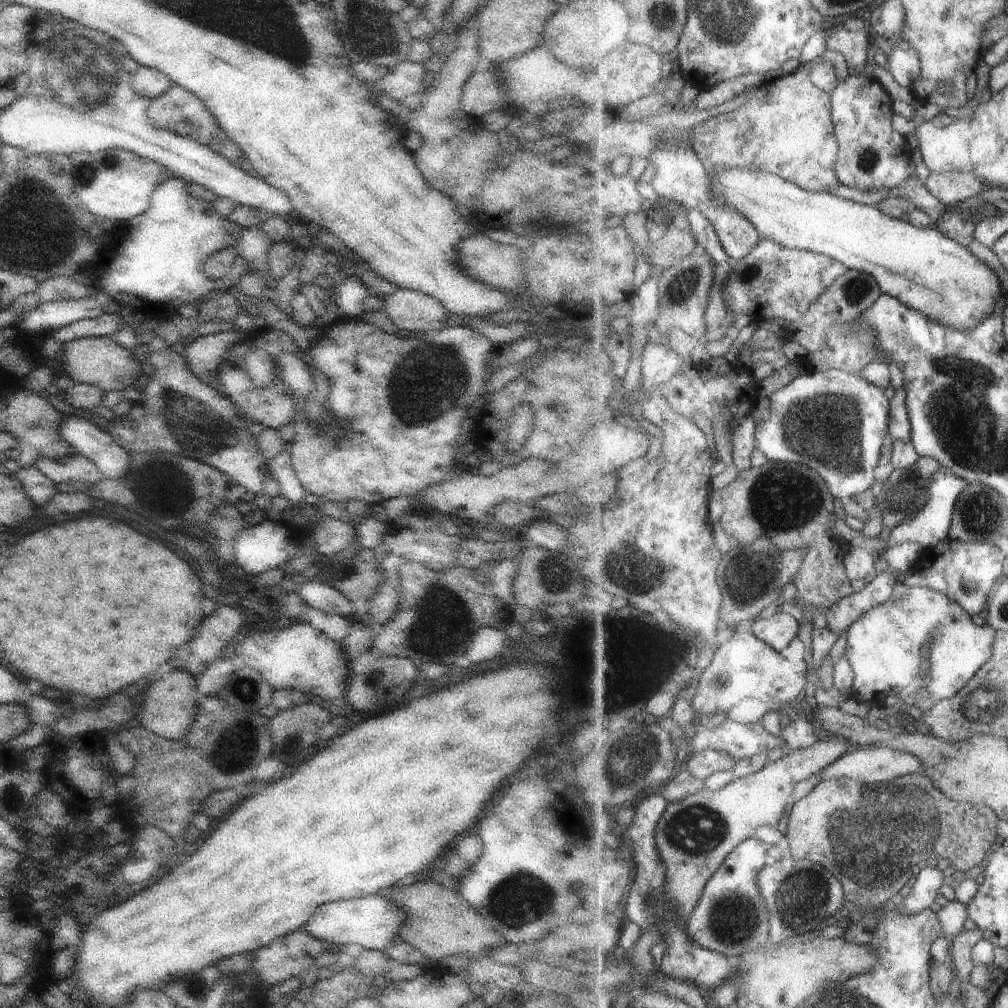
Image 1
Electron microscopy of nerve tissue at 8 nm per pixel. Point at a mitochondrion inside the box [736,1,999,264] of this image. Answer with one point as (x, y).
(867, 161)

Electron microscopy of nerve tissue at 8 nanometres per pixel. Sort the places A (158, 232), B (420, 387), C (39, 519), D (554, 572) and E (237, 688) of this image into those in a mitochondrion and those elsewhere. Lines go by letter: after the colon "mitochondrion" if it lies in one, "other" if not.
A: other
B: mitochondrion
C: other
D: mitochondrion
E: other

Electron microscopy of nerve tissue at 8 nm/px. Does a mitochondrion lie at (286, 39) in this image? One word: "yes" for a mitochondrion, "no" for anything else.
yes

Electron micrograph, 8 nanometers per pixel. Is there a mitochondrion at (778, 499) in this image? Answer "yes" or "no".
yes

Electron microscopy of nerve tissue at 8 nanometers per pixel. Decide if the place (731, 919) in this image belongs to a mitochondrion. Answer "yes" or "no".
yes

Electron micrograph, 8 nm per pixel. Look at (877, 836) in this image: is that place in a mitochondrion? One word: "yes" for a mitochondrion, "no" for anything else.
yes

